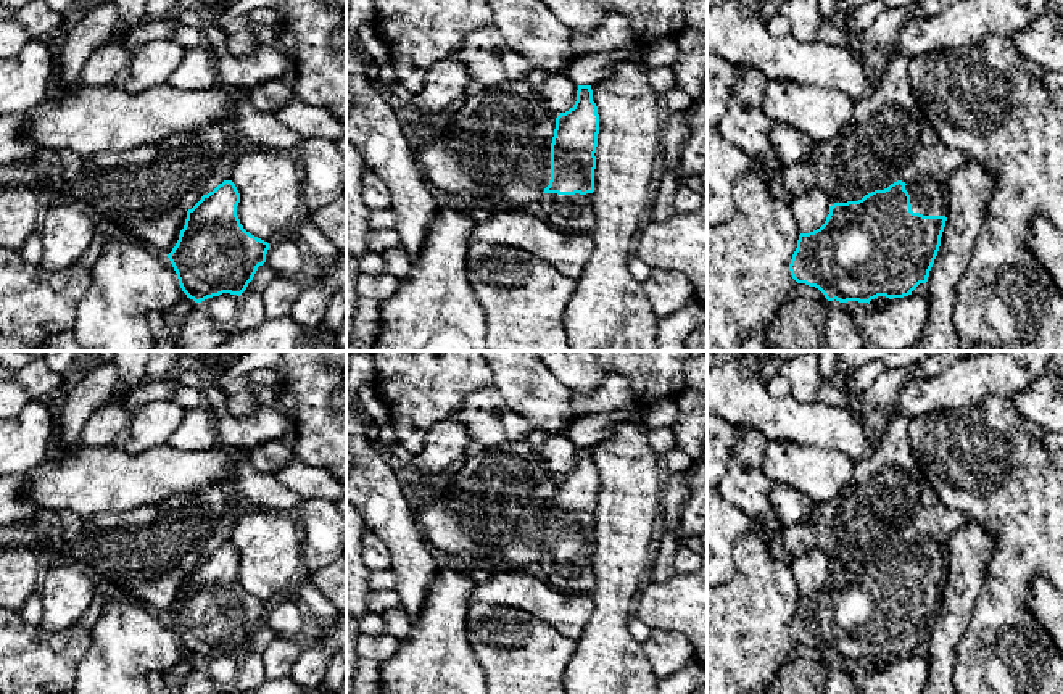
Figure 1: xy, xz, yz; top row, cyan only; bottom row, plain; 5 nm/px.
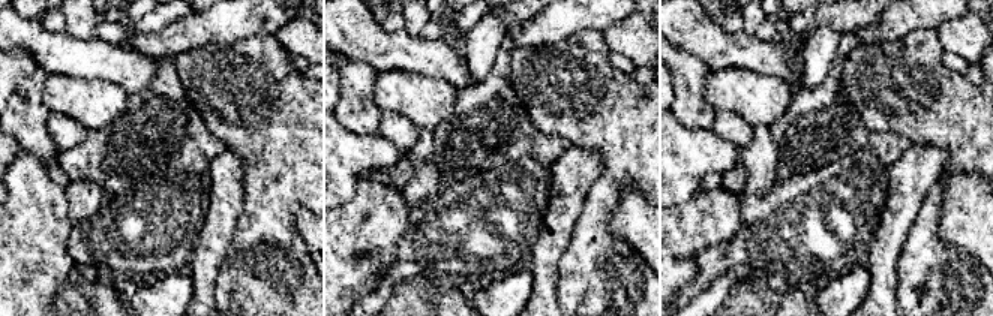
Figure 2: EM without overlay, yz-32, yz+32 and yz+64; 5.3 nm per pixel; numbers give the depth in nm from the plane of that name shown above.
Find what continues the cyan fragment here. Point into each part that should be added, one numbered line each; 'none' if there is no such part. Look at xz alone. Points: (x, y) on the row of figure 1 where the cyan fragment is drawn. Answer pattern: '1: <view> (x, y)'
1: xz (574, 214)

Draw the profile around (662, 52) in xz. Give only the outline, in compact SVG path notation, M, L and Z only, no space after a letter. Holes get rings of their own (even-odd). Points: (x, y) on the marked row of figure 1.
M660 37L643 48L646 52L647 68L672 68L675 64L678 55L675 37Z

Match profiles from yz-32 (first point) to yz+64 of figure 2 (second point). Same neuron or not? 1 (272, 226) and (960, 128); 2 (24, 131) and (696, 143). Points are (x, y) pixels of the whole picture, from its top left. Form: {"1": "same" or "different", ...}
{"1": "same", "2": "different"}

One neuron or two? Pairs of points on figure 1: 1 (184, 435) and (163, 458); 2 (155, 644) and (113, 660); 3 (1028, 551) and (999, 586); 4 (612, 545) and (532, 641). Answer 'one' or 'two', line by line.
1: two
2: one
3: one
4: two

